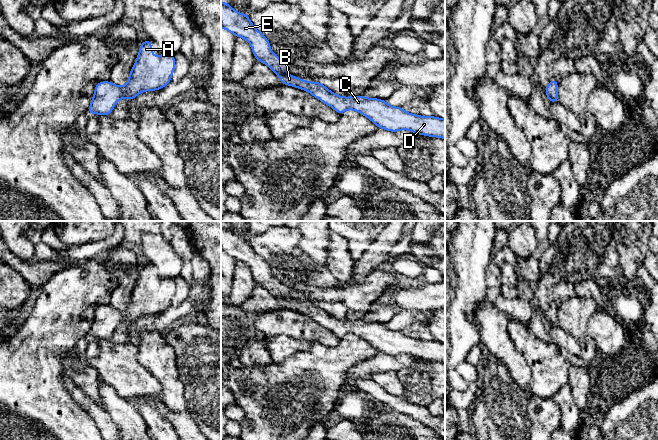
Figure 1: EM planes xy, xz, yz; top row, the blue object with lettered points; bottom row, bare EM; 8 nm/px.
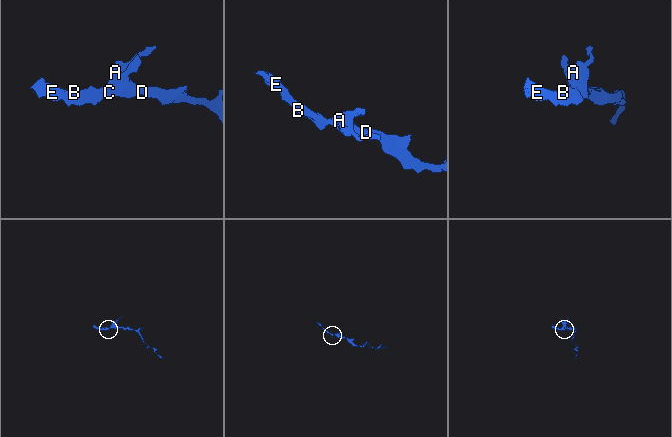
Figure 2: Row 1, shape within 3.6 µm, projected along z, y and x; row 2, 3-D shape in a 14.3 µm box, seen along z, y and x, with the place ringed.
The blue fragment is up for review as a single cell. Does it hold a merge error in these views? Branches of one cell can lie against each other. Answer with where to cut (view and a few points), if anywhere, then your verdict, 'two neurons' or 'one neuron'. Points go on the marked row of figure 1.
no cut | one neuron

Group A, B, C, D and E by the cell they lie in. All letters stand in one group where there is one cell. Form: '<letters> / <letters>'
A B C D E

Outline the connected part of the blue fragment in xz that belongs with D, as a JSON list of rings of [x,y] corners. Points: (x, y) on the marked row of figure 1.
[[[225,1],[221,2],[221,28],[236,37],[246,39],[251,45],[256,60],[267,65],[280,78],[281,84],[309,92],[339,115],[348,109],[355,110],[380,129],[391,132],[409,130],[418,135],[445,139],[445,119],[410,114],[402,107],[388,105],[383,99],[366,98],[363,95],[339,96],[321,82],[305,81],[289,75],[289,63],[281,60],[271,51],[268,39],[254,27],[249,16],[237,12]]]

